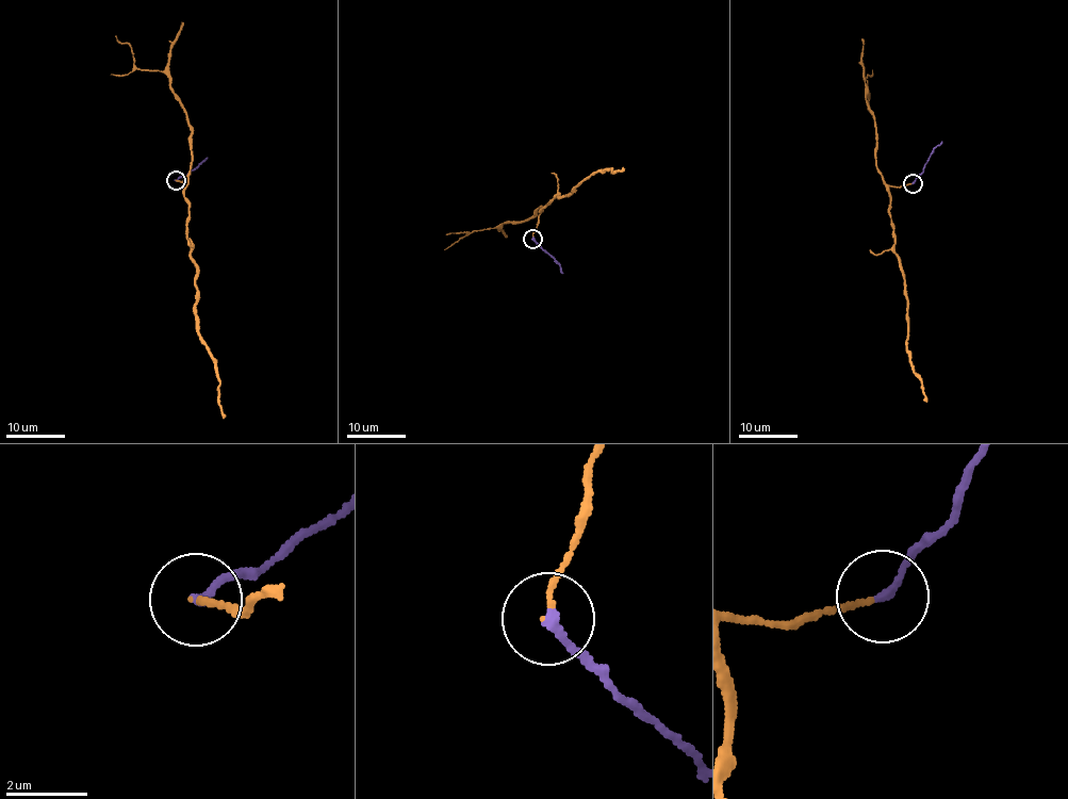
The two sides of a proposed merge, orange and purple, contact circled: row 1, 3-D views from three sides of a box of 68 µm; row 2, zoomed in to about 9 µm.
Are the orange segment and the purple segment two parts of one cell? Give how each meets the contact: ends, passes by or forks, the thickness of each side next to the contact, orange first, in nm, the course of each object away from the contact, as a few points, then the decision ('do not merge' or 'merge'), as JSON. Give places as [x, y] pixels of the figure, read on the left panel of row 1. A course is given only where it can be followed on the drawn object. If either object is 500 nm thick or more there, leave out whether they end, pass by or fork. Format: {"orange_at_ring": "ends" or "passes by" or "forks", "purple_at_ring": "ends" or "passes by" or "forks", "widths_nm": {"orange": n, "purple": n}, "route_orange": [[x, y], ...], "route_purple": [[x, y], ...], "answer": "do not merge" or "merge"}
{"orange_at_ring": "ends", "purple_at_ring": "ends", "widths_nm": {"orange": 90, "purple": 200}, "route_orange": [[175, 179], [185, 180], [184, 199], [189, 209], [186, 224], [195, 274], [199, 339], [212, 360], [225, 418]], "route_purple": [[176, 180], [207, 158]], "answer": "do not merge"}

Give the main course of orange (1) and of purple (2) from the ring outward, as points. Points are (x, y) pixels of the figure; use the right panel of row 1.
1: (912, 183), (888, 188), (889, 215), (893, 251), (903, 274), (908, 353), (926, 401)
2: (913, 182), (941, 142)

